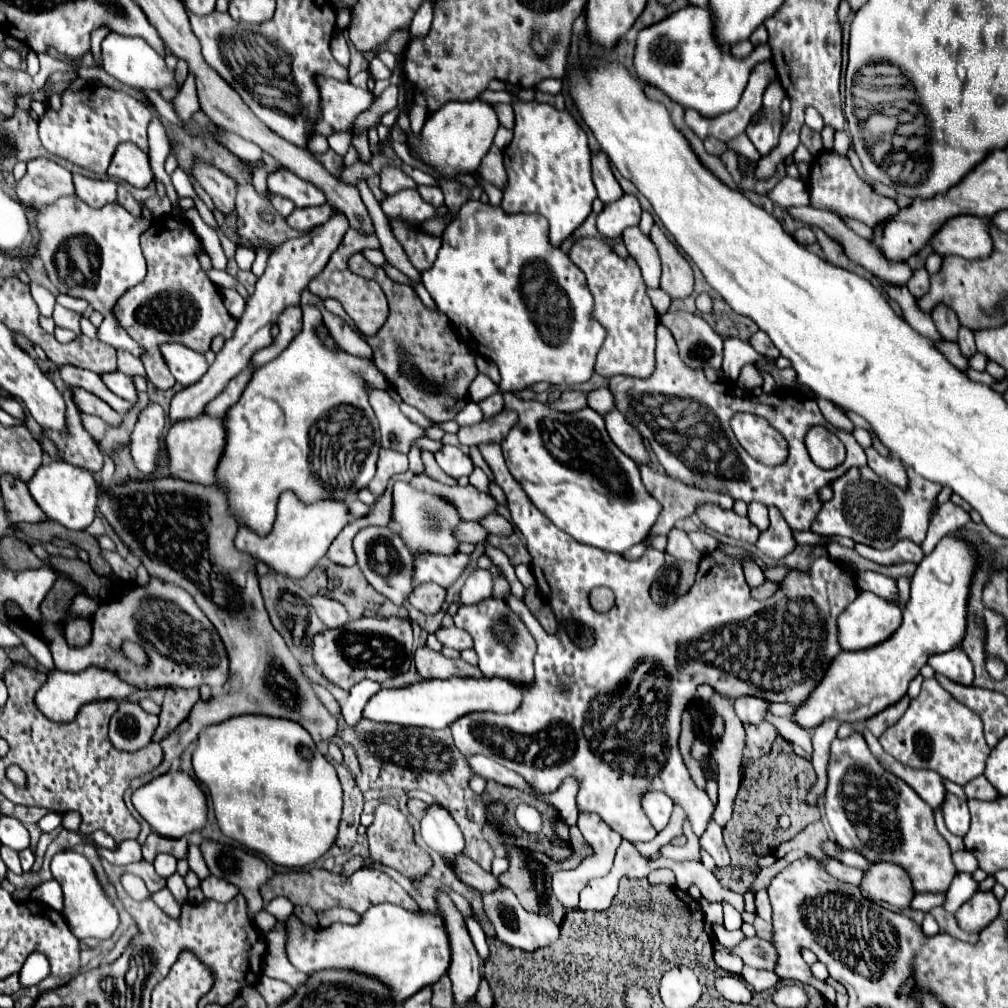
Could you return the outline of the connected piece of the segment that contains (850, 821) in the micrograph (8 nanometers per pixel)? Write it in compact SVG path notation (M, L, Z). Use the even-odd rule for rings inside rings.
M853 734L843 742L831 742L829 748L829 764L827 764L829 784L825 790L825 816L835 834L839 846L863 854L867 860L875 862L893 862L901 866L913 884L915 892L939 892L945 894L951 886L951 880L957 874L957 868L951 862L949 844L935 828L933 810L917 796L917 792L907 786L901 778L887 772L879 760L871 754L863 736ZM865 832L875 832L875 838L865 838Z

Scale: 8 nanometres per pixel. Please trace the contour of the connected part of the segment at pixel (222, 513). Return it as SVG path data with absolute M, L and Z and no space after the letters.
M175 478L127 482L123 486L111 486L109 492L99 492L99 510L129 550L141 558L151 576L177 584L193 596L219 632L229 656L229 690L227 684L223 684L217 696L211 696L207 702L199 700L187 720L159 742L165 760L151 776L169 772L173 760L195 742L205 726L241 714L295 720L315 742L335 736L337 720L321 704L309 678L269 620L255 574L257 560L233 546L239 522L229 510L227 492L223 488Z

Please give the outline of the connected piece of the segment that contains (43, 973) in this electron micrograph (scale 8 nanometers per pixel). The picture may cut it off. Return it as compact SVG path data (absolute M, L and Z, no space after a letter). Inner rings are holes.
M39 952L39 954L31 954L31 956L27 958L23 970L19 972L23 988L33 986L33 984L39 984L39 982L45 980L49 974L51 974L51 970L49 970L49 960L47 960L47 956L43 956L41 952Z

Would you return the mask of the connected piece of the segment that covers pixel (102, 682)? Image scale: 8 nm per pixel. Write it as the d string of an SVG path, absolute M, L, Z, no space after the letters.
M87 668L83 672L77 672L77 674L71 674L71 672L61 672L61 670L53 670L49 672L49 680L45 682L45 686L37 692L37 708L53 722L71 722L75 718L75 714L79 712L79 708L87 702L93 702L93 700L125 700L129 698L133 692L137 692L135 686L123 682L117 674L109 672L109 670L103 670L103 668Z

